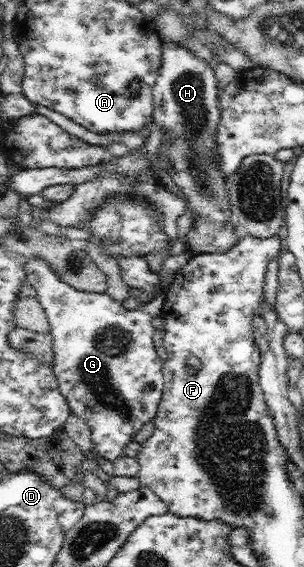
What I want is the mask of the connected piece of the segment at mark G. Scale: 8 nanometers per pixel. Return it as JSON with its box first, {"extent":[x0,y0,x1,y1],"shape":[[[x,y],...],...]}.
{"extent":[24,258,165,463],"shape":[[[27,258],[24,271],[26,271],[25,280],[30,282],[30,284],[36,289],[37,297],[46,311],[46,316],[51,326],[50,333],[53,338],[52,348],[54,354],[53,374],[56,376],[61,394],[66,398],[71,411],[78,416],[79,419],[84,420],[86,425],[90,428],[90,431],[92,431],[92,443],[94,444],[92,451],[97,452],[99,456],[102,456],[104,459],[108,459],[113,463],[114,460],[125,454],[124,448],[126,448],[130,442],[133,442],[133,437],[140,432],[144,427],[144,424],[146,424],[146,422],[155,421],[156,412],[158,411],[158,406],[163,396],[163,361],[158,357],[156,347],[154,347],[154,343],[152,343],[152,336],[154,336],[154,331],[156,330],[156,328],[152,326],[152,318],[161,314],[163,302],[165,301],[164,296],[156,296],[154,300],[144,303],[140,308],[130,310],[124,307],[120,301],[112,299],[107,293],[84,292],[75,289],[67,282],[62,281],[60,276],[52,270],[52,267],[41,258]]]}

